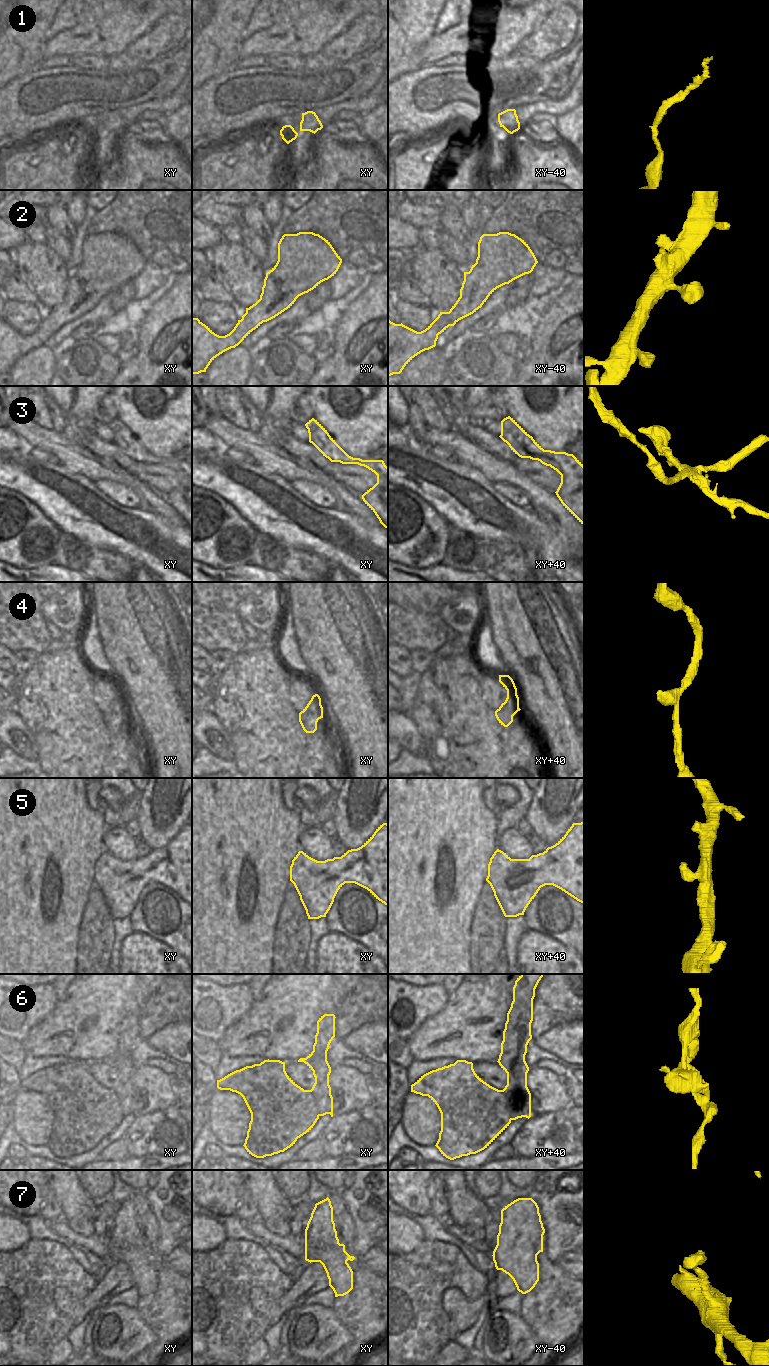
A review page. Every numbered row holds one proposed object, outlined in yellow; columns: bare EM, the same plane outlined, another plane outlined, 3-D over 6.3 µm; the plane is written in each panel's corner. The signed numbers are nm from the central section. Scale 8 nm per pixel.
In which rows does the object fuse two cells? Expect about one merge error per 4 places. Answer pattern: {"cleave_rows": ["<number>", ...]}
{"cleave_rows": ["3"]}

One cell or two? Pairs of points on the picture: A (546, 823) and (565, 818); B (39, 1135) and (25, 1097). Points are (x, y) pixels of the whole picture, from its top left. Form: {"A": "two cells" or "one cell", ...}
{"A": "one cell", "B": "one cell"}

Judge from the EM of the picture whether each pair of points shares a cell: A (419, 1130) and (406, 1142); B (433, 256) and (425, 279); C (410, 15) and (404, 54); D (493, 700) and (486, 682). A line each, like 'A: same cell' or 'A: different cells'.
A: different cells
B: same cell
C: same cell
D: same cell

